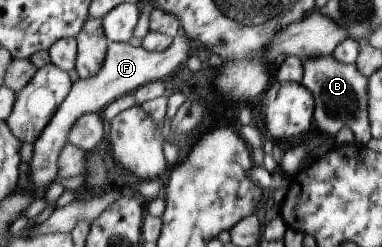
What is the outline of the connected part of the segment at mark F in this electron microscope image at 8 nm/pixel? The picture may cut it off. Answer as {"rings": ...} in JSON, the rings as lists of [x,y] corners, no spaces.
{"rings":[[[182,31],[174,37],[171,47],[167,51],[163,51],[163,53],[145,51],[143,46],[133,47],[129,42],[108,42],[105,59],[99,73],[91,75],[87,79],[79,78],[75,83],[72,83],[67,97],[57,108],[51,121],[43,129],[42,134],[35,139],[33,157],[29,161],[27,173],[24,173],[33,181],[33,187],[43,189],[45,192],[49,185],[55,181],[58,176],[57,161],[59,161],[59,155],[61,155],[61,150],[65,147],[65,144],[68,143],[67,137],[69,137],[71,127],[75,125],[75,121],[81,115],[87,115],[87,113],[101,114],[103,109],[113,101],[123,97],[123,95],[134,93],[138,87],[146,83],[163,80],[164,77],[171,75],[181,63],[186,61],[195,52],[196,48],[195,43]]]}

